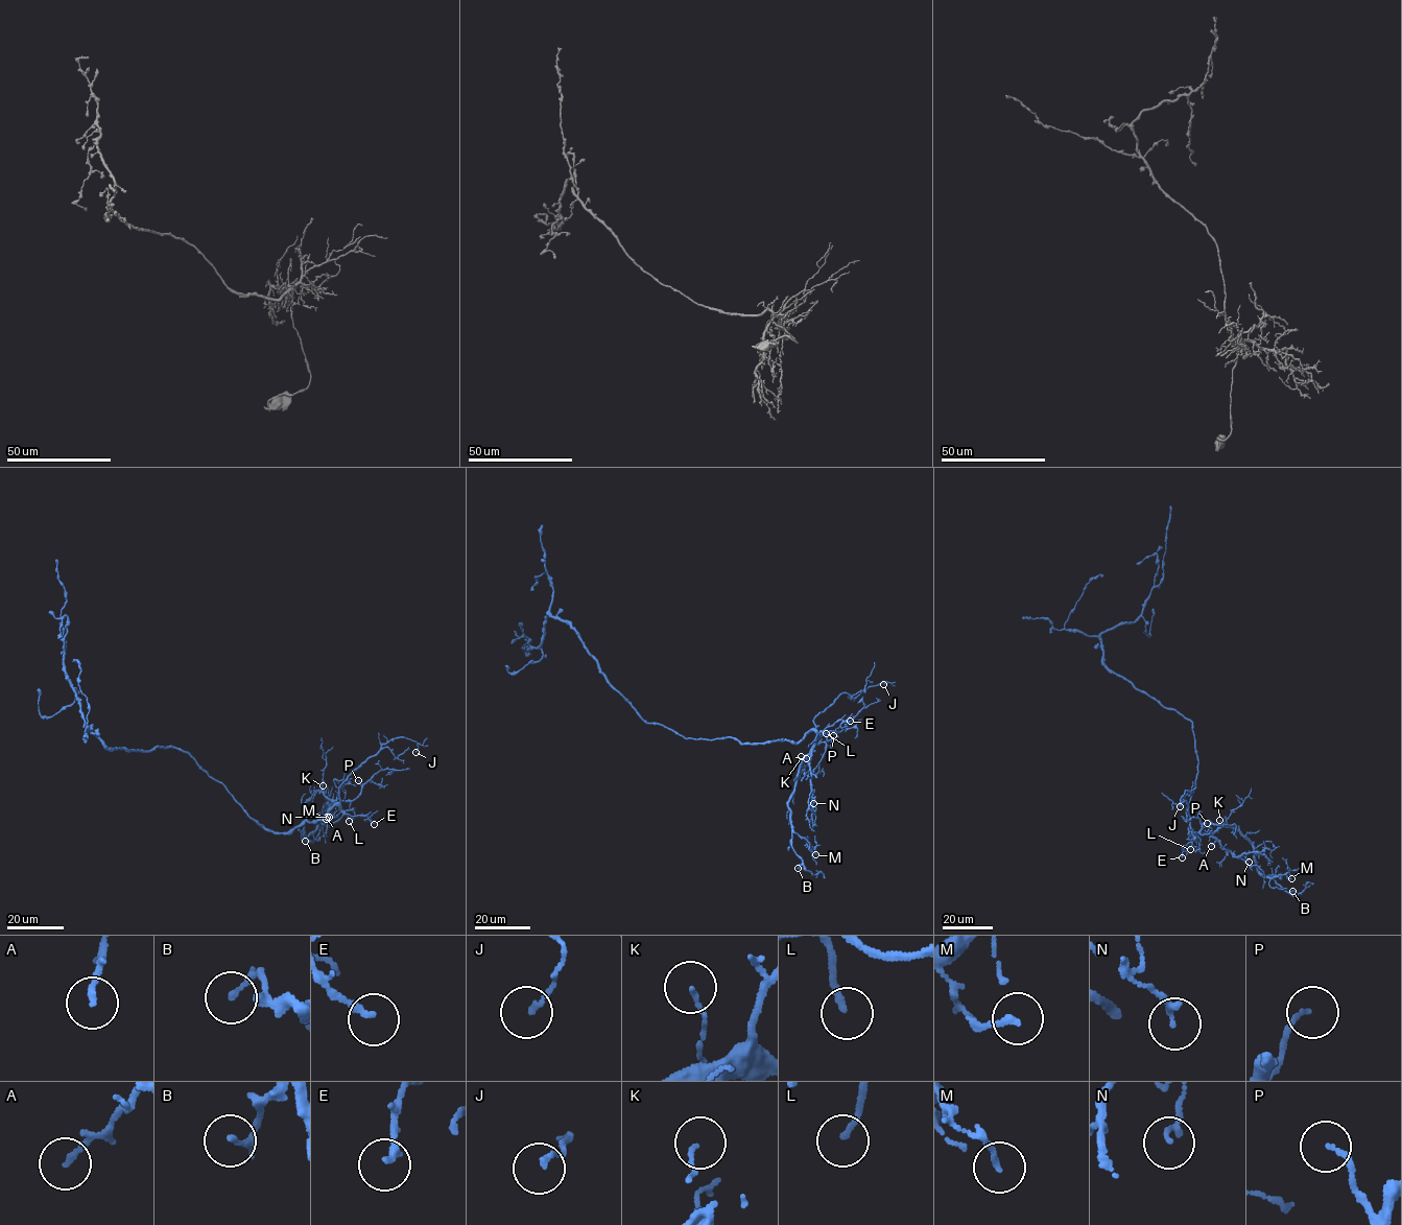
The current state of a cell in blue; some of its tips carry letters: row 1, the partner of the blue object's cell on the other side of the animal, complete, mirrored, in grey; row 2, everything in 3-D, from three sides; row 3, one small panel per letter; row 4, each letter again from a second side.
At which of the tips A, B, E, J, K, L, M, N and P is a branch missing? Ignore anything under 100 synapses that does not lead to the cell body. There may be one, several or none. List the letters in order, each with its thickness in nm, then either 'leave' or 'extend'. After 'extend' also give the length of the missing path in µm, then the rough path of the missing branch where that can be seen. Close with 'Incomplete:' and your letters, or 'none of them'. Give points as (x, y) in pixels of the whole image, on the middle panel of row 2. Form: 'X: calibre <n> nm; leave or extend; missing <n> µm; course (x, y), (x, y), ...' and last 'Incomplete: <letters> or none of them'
A: calibre 170 nm; leave
B: calibre 180 nm; leave
E: calibre 190 nm; leave
J: calibre 150 nm; leave
K: calibre 100 nm; leave
L: calibre 180 nm; extend; missing 90 µm; course (826, 733), (822, 739), (827, 759), (848, 777), (831, 780), (826, 794), (830, 792), (828, 784), (835, 783)
M: calibre 150 nm; leave
N: calibre 110 nm; leave
P: calibre 130 nm; leave
Incomplete: L

